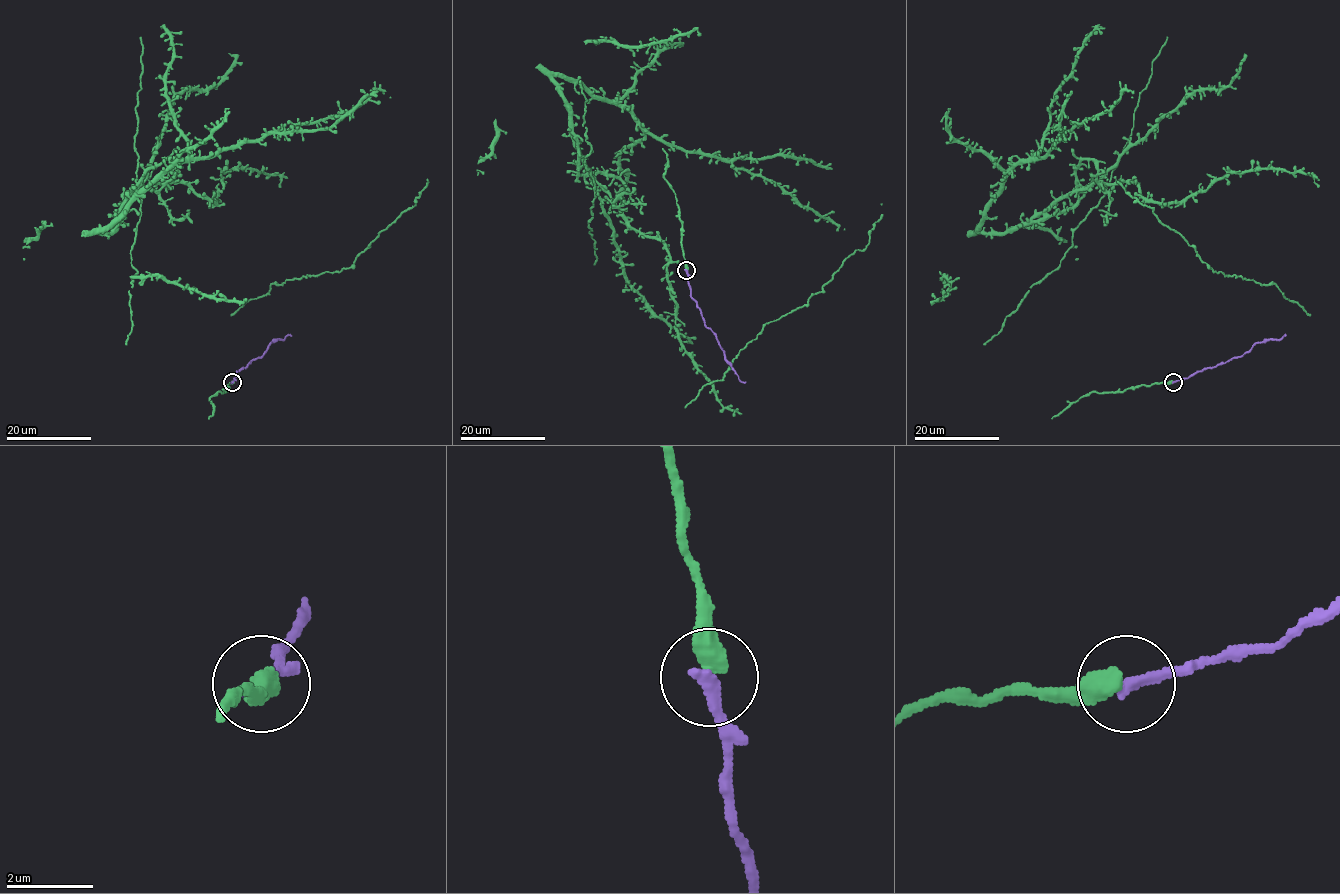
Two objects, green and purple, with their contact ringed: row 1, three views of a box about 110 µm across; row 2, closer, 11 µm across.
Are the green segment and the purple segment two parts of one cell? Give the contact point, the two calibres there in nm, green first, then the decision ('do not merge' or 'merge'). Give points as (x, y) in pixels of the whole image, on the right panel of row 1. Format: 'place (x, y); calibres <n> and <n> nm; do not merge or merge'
place (1173, 382); calibres 550 and 320 nm; merge

